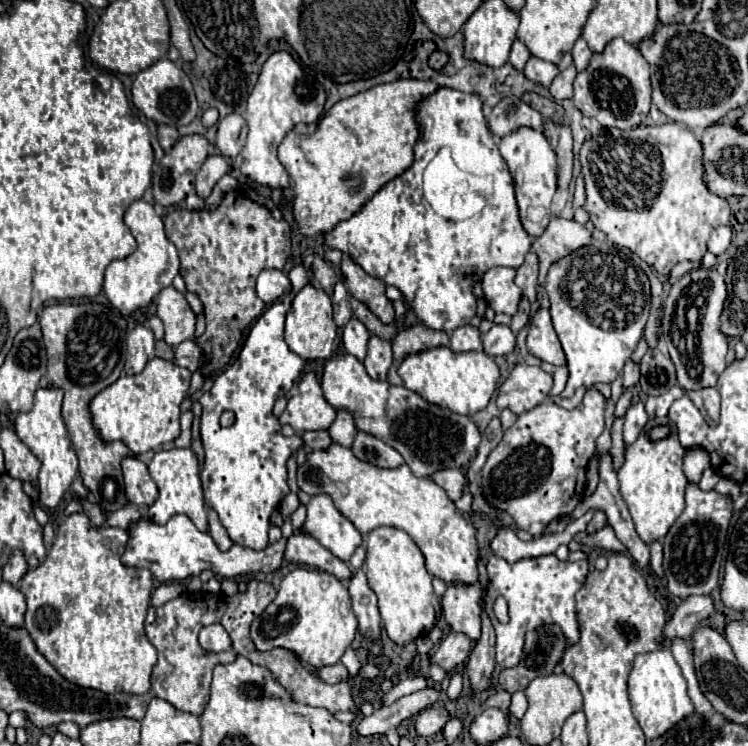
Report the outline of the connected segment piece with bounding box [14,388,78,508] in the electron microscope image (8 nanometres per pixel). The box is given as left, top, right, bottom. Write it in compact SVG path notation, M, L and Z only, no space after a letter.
M38 388L34 394L34 408L26 414L16 416L16 434L32 450L32 454L42 462L40 466L40 504L44 508L56 508L64 492L70 488L74 476L78 474L78 456L70 444L64 420L60 416L62 408L62 388Z

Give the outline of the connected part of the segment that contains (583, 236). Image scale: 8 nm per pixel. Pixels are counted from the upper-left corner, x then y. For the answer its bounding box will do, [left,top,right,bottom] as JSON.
[532,218,590,286]

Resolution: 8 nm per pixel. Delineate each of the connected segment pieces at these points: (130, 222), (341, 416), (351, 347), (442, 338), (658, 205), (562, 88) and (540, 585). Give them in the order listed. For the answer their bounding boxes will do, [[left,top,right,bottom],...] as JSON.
[[104,200,180,316],[328,410,356,448],[342,316,370,360],[392,324,450,364],[580,122,732,276],[550,66,576,102],[484,554,588,668]]

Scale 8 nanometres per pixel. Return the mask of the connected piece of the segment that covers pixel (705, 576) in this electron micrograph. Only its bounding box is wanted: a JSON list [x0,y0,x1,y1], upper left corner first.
[664,484,732,598]

